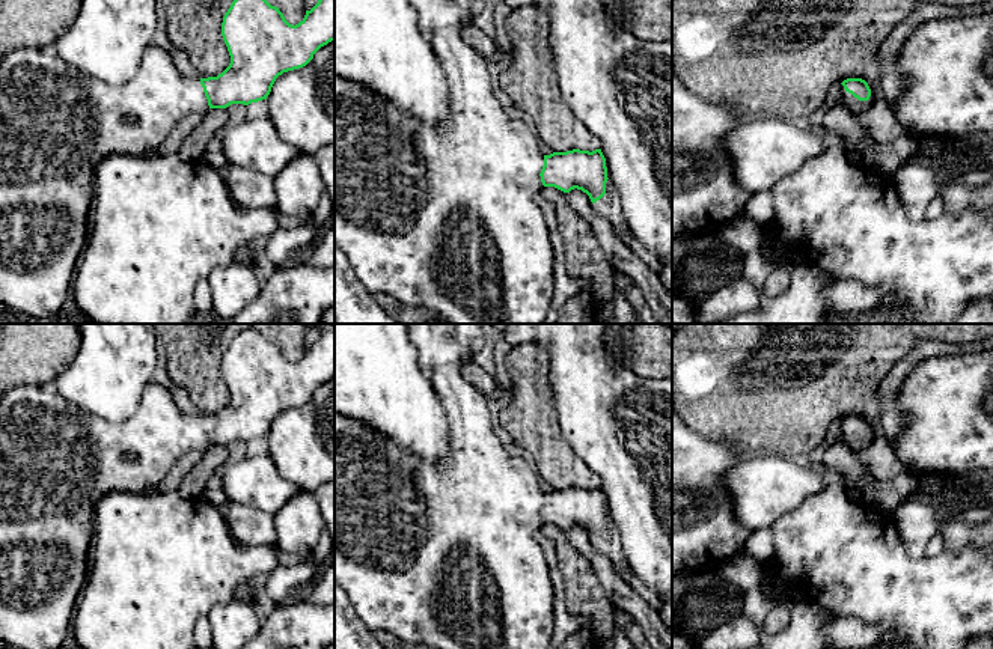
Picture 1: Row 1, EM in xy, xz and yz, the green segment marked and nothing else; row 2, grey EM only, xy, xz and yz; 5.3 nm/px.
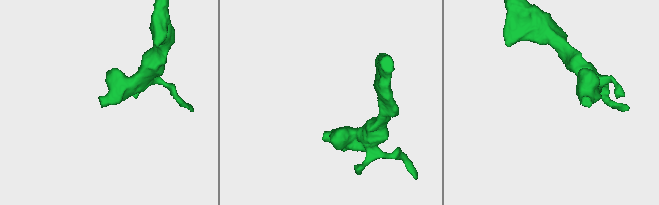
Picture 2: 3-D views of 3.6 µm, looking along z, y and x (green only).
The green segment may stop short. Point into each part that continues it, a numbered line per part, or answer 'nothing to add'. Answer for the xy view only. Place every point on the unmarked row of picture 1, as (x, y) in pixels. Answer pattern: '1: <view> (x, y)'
1: xy (58, 461)

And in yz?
1: yz (846, 435)

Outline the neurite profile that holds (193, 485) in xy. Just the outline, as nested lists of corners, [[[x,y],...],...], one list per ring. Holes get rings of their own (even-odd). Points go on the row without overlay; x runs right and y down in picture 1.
[[[209,446],[200,461],[184,476],[179,492],[185,498],[199,498],[208,494],[206,482],[215,476],[228,461],[226,446]]]

